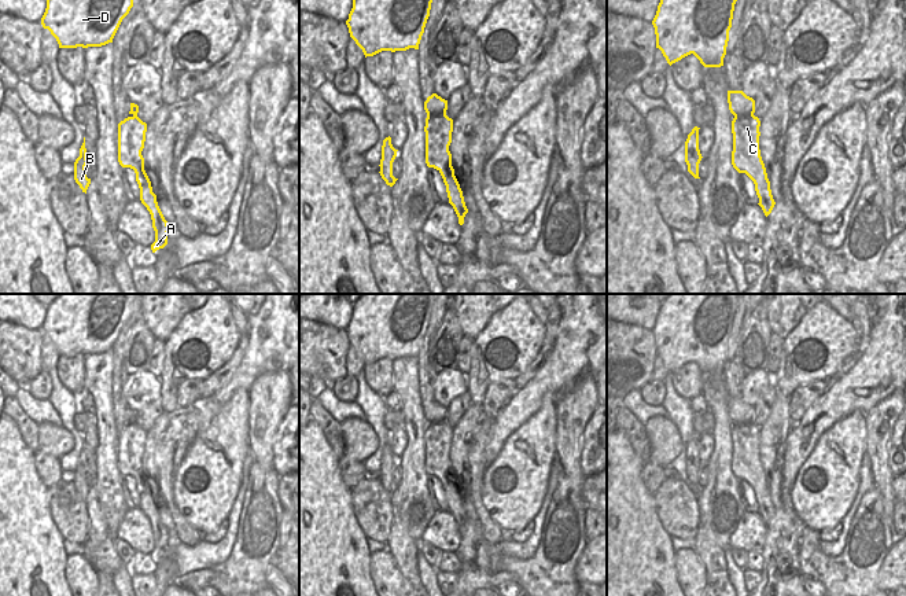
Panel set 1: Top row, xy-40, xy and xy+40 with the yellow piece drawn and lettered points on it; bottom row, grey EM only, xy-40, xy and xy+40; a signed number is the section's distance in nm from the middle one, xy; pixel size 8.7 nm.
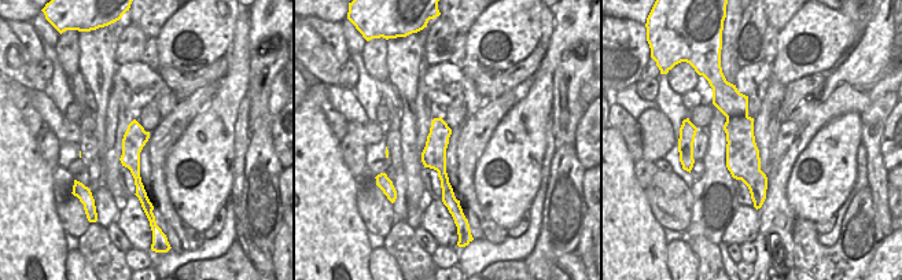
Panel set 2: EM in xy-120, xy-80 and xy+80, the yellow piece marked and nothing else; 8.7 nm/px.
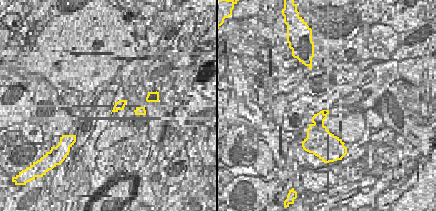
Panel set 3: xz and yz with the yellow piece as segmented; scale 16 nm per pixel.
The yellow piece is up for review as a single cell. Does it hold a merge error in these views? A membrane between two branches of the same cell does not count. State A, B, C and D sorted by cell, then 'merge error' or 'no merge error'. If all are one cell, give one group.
groups A C / B D; merge error

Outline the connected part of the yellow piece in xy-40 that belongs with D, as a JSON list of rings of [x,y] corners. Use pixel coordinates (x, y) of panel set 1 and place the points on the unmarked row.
[[[59,294],[47,306],[41,332],[56,346],[59,356],[102,354],[113,346],[133,314],[133,301],[141,294]]]

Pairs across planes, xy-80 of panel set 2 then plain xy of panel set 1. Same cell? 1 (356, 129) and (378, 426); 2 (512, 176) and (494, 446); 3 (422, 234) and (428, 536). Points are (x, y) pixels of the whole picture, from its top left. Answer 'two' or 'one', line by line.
1: two
2: two
3: two

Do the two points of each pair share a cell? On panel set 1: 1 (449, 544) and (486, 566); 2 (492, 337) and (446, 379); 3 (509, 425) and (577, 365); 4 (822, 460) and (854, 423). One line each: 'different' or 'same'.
1: different
2: different
3: same
4: same

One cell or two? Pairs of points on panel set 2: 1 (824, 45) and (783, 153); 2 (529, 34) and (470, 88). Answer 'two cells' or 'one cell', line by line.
1: two cells
2: one cell

